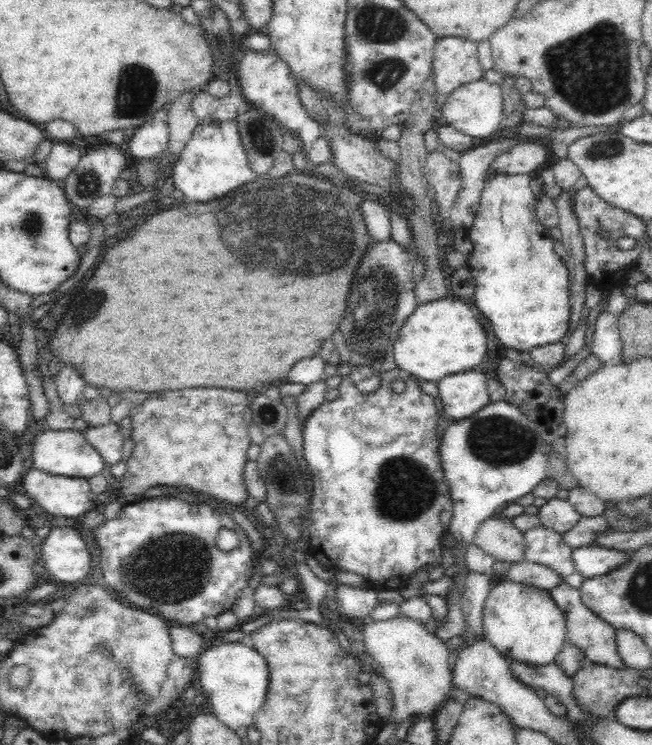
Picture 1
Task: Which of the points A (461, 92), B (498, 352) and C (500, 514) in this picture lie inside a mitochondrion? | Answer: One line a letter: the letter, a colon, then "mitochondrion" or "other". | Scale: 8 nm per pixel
A: other
B: other
C: other

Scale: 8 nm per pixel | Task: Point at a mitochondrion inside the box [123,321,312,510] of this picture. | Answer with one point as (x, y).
(269, 415)

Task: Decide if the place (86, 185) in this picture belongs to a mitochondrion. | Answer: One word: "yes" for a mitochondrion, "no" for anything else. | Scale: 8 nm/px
yes

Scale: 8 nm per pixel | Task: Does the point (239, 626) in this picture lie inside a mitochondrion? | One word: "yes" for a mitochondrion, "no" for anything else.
no

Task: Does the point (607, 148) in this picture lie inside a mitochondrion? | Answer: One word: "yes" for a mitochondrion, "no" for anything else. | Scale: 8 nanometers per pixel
yes

